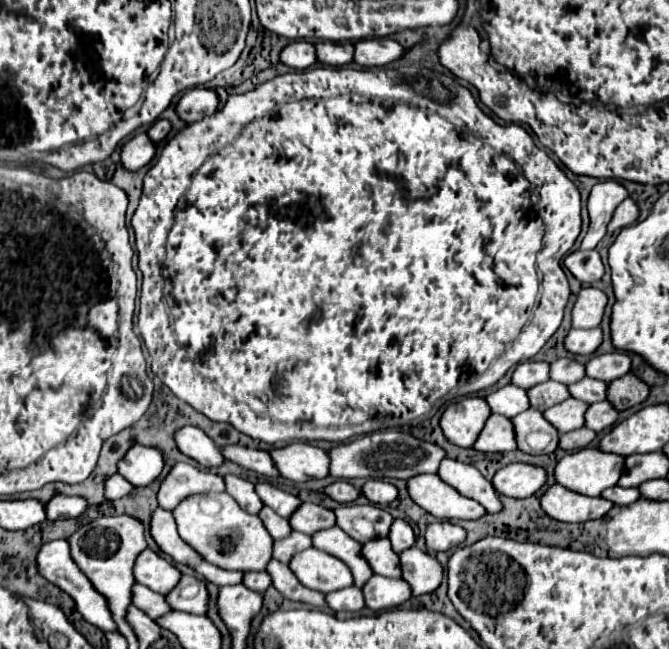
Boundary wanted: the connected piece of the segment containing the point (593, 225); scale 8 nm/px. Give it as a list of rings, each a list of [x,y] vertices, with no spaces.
[[[615,180],[597,182],[591,188],[591,194],[587,198],[589,230],[587,230],[587,236],[581,240],[579,250],[591,250],[597,246],[597,242],[605,236],[605,228],[607,228],[607,222],[611,220],[611,214],[625,198],[627,198],[627,190]]]

